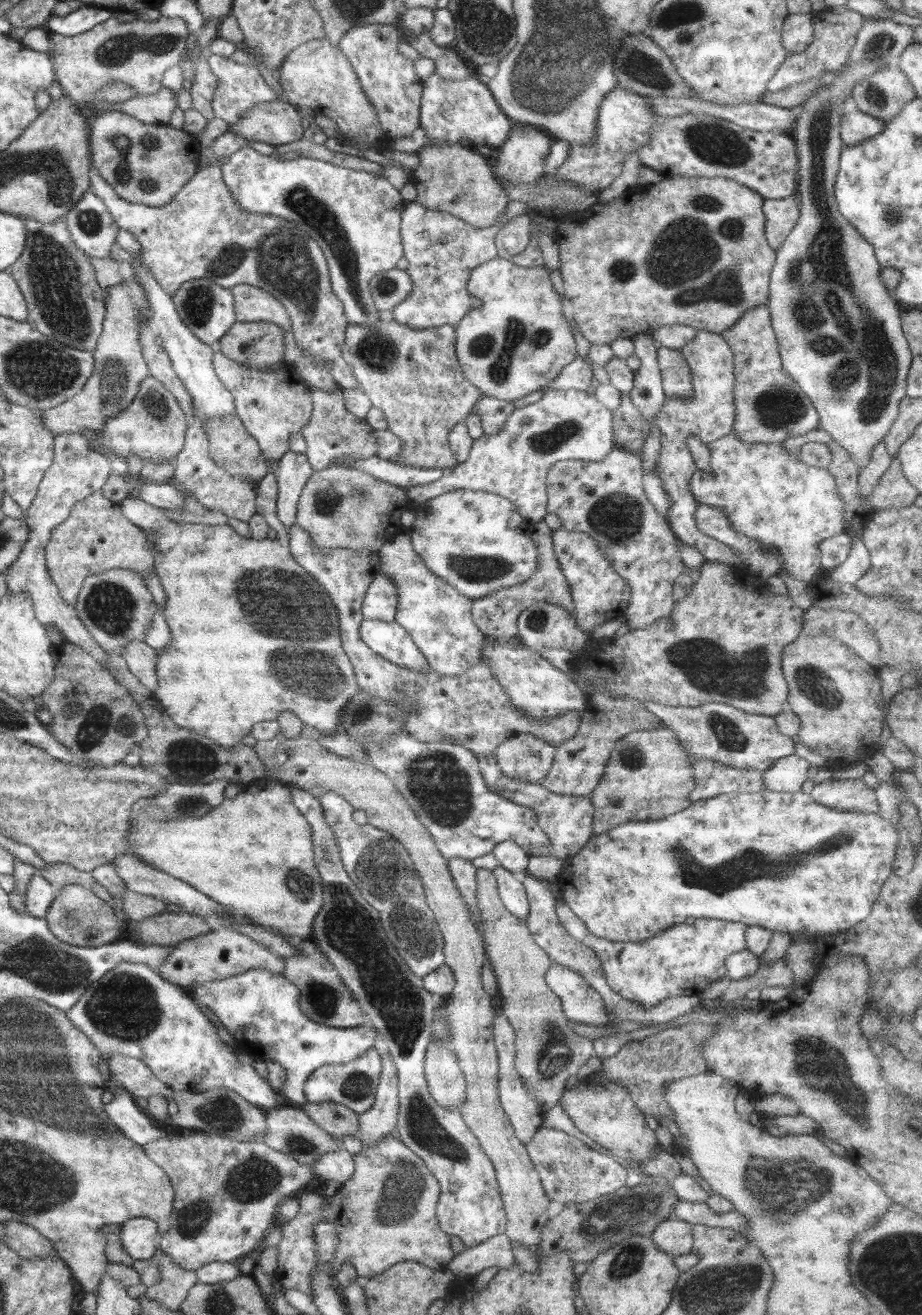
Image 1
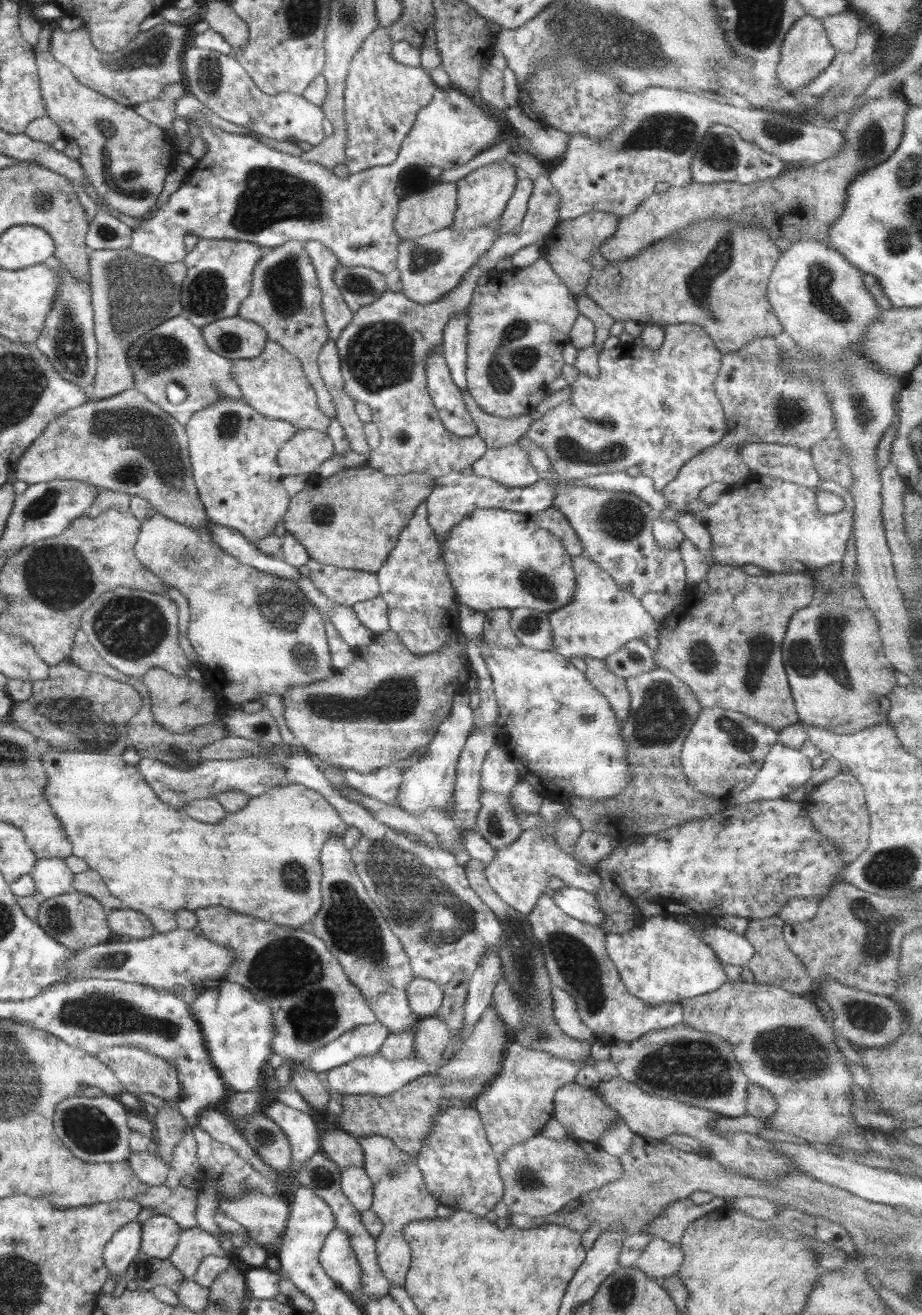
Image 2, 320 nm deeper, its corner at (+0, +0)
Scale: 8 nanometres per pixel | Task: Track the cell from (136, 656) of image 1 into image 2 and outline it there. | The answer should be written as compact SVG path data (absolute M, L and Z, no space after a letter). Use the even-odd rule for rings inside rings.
M150 668L142 679L151 698L154 719L168 731L190 733L197 727L222 719L223 710L219 704L215 704L213 691L205 683L191 680L188 676L176 676L163 668Z

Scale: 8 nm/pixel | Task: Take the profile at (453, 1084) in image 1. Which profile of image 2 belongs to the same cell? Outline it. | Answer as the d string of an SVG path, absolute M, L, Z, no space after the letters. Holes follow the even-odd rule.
M436 1016L420 1018L414 1026L413 1039L416 1052L431 1066L435 1073L442 1065L443 1052L451 1041L447 1024Z

